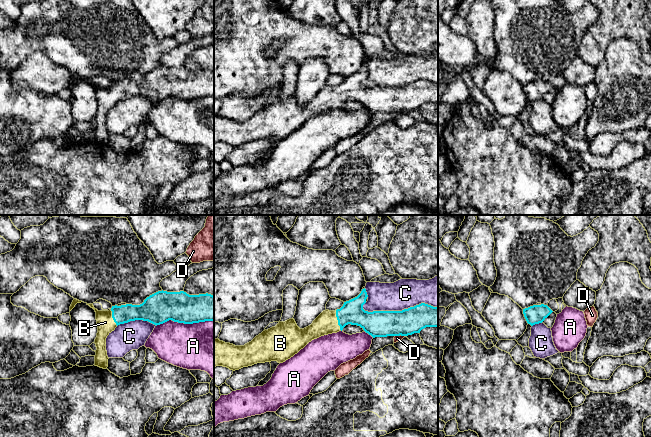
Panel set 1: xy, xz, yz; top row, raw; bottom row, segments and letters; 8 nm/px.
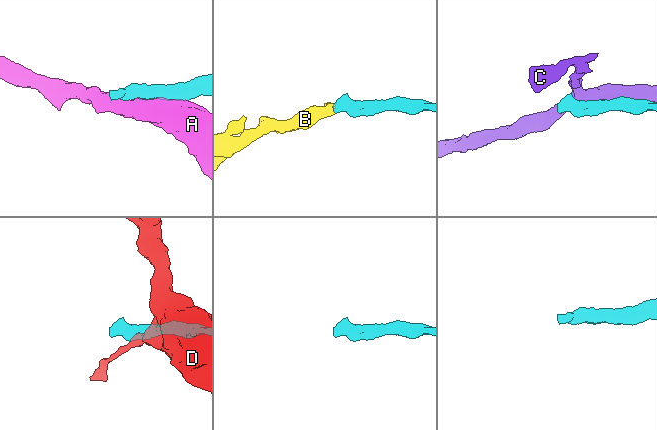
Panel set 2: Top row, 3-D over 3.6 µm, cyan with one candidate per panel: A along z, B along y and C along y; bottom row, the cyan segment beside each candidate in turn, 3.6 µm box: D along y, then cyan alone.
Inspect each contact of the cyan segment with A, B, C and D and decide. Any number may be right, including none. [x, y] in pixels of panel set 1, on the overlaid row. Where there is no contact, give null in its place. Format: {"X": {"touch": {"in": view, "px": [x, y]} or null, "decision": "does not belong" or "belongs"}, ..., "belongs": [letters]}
{"A": {"touch": {"in": "xy", "px": [184, 323]}, "decision": "does not belong"}, "B": {"touch": {"in": "xz", "px": [337, 319]}, "decision": "belongs"}, "C": {"touch": {"in": "xz", "px": [399, 311]}, "decision": "does not belong"}, "D": {"touch": {"in": "xz", "px": [399, 335]}, "decision": "does not belong"}, "belongs": ["B"]}

